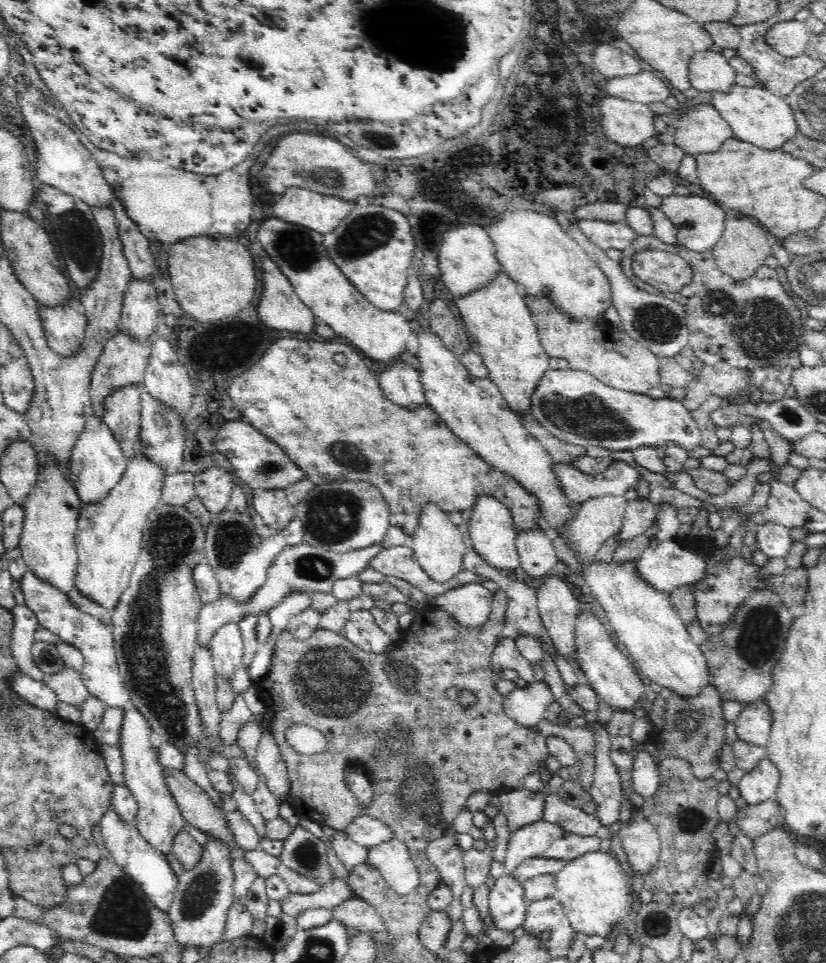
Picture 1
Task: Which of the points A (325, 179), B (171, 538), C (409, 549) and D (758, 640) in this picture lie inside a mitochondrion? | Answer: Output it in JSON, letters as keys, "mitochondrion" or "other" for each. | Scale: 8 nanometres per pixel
{"A":"mitochondrion","B":"mitochondrion","C":"other","D":"mitochondrion"}

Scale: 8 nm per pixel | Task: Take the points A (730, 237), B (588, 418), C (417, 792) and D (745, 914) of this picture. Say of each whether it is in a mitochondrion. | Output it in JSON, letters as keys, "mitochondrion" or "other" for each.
{"A":"other","B":"mitochondrion","C":"mitochondrion","D":"other"}

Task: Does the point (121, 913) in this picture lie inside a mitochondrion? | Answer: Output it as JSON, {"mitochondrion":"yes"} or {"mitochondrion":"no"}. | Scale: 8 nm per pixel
{"mitochondrion":"yes"}

